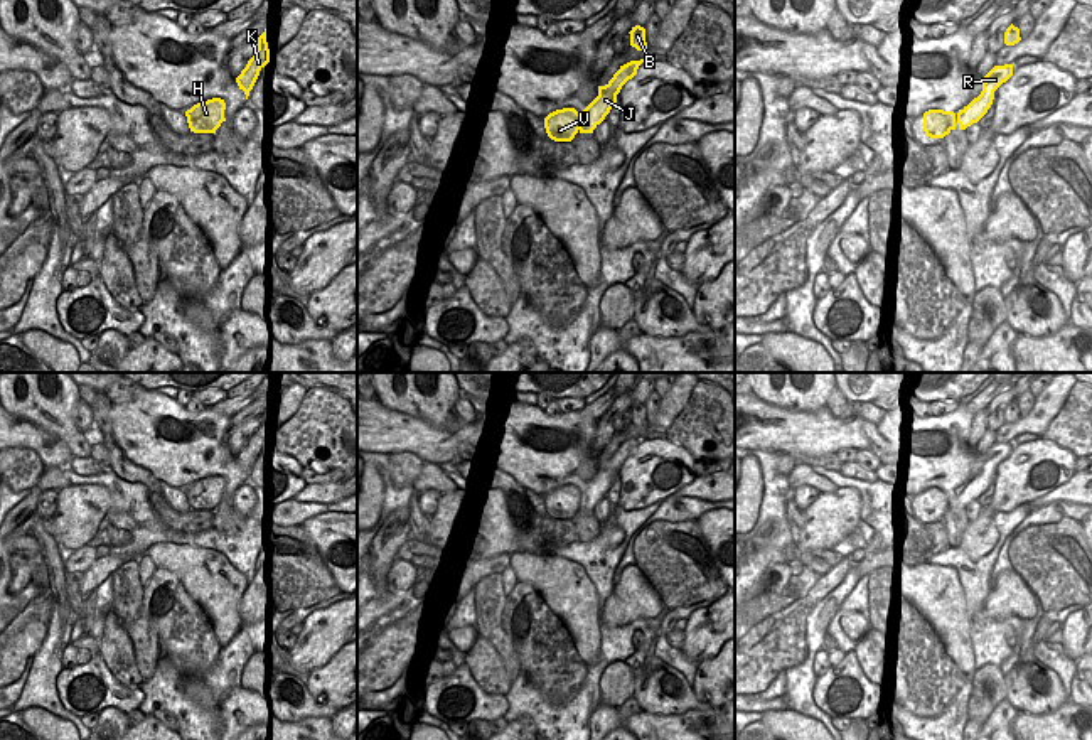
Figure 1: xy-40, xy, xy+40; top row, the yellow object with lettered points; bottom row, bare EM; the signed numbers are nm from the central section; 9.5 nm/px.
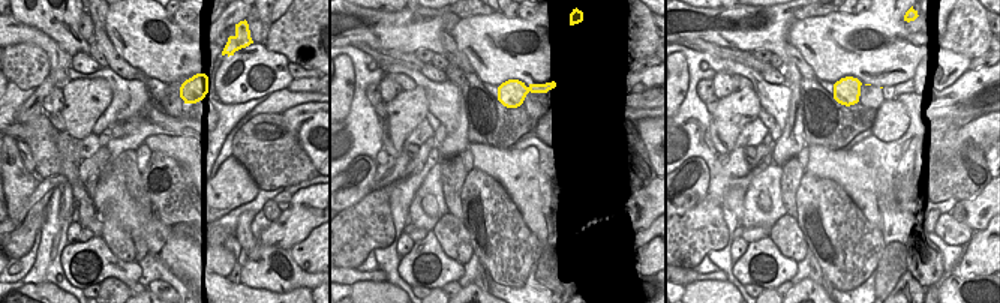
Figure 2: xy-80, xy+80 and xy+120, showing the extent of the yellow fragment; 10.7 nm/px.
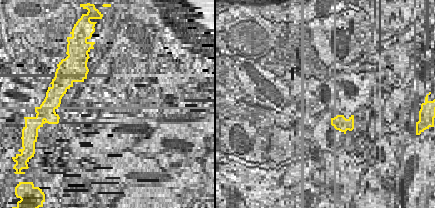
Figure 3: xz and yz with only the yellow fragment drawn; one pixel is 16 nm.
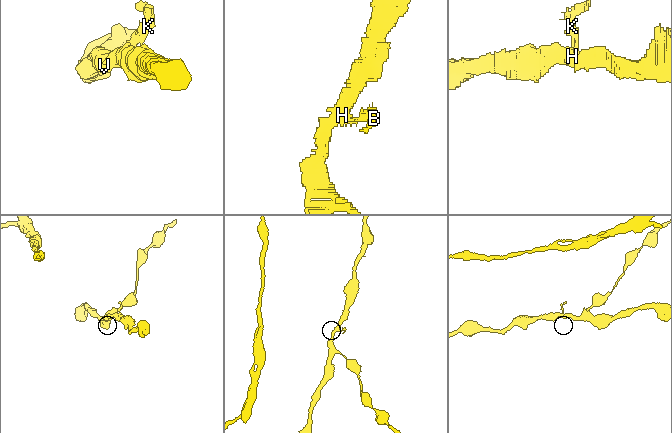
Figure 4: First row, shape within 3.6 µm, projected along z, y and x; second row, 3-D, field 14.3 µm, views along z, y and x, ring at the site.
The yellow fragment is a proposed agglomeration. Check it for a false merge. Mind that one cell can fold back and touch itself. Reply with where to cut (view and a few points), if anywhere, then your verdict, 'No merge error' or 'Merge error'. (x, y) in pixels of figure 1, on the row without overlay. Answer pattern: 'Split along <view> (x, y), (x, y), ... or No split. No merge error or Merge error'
No split. No merge error

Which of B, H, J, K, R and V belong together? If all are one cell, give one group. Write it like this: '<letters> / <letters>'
B H J K R V

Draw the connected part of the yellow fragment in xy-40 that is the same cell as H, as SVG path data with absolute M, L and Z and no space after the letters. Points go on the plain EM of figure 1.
M221 475L201 479L185 489L187 501L194 511L216 511L224 496L226 480Z

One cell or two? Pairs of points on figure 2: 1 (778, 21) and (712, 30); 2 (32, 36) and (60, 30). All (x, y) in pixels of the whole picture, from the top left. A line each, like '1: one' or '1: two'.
1: one
2: two

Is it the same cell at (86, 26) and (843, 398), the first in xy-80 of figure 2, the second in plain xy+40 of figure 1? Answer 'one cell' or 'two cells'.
one cell

